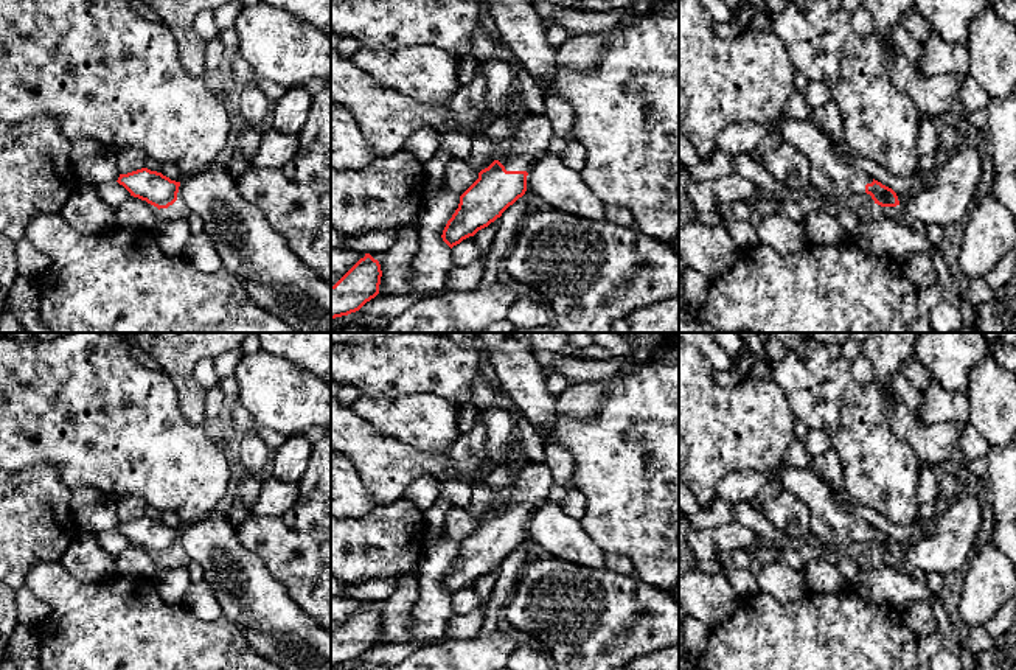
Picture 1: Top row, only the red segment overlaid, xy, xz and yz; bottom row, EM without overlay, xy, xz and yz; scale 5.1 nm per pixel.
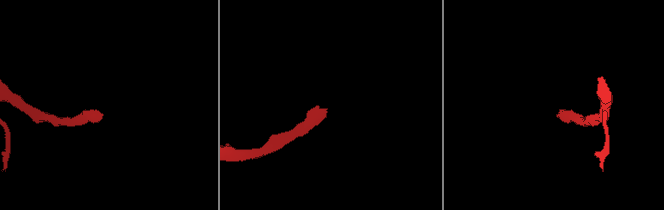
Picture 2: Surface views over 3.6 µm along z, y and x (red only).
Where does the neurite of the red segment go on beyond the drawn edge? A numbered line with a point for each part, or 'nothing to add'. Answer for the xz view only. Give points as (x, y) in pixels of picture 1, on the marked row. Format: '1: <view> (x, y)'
1: xz (530, 137)

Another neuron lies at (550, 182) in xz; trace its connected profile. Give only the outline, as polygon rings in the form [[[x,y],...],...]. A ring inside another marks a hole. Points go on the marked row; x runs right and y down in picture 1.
[[[545,152],[527,176],[530,197],[547,208],[592,221],[604,219],[601,201],[583,176],[569,168],[559,154]]]

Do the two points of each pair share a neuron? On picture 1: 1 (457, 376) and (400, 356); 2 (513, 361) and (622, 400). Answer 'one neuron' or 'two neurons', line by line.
1: one neuron
2: two neurons

